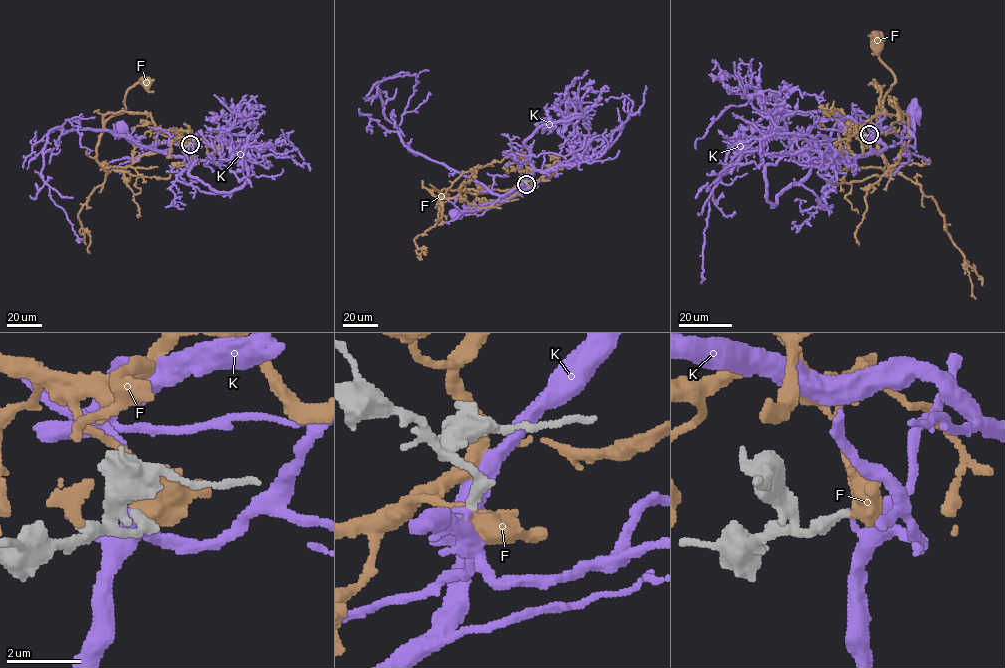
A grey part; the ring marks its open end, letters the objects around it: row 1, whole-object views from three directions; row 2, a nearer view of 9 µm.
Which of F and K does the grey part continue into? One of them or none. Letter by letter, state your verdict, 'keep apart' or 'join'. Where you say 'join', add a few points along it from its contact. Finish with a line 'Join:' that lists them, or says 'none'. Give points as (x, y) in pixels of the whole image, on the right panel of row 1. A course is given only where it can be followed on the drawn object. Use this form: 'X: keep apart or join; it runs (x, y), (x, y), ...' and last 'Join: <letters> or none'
F: join; it runs (869, 134), (878, 112), (881, 88), (876, 83), (881, 102), (895, 82), (879, 56), (882, 39), (877, 38)
K: keep apart
Join: F

